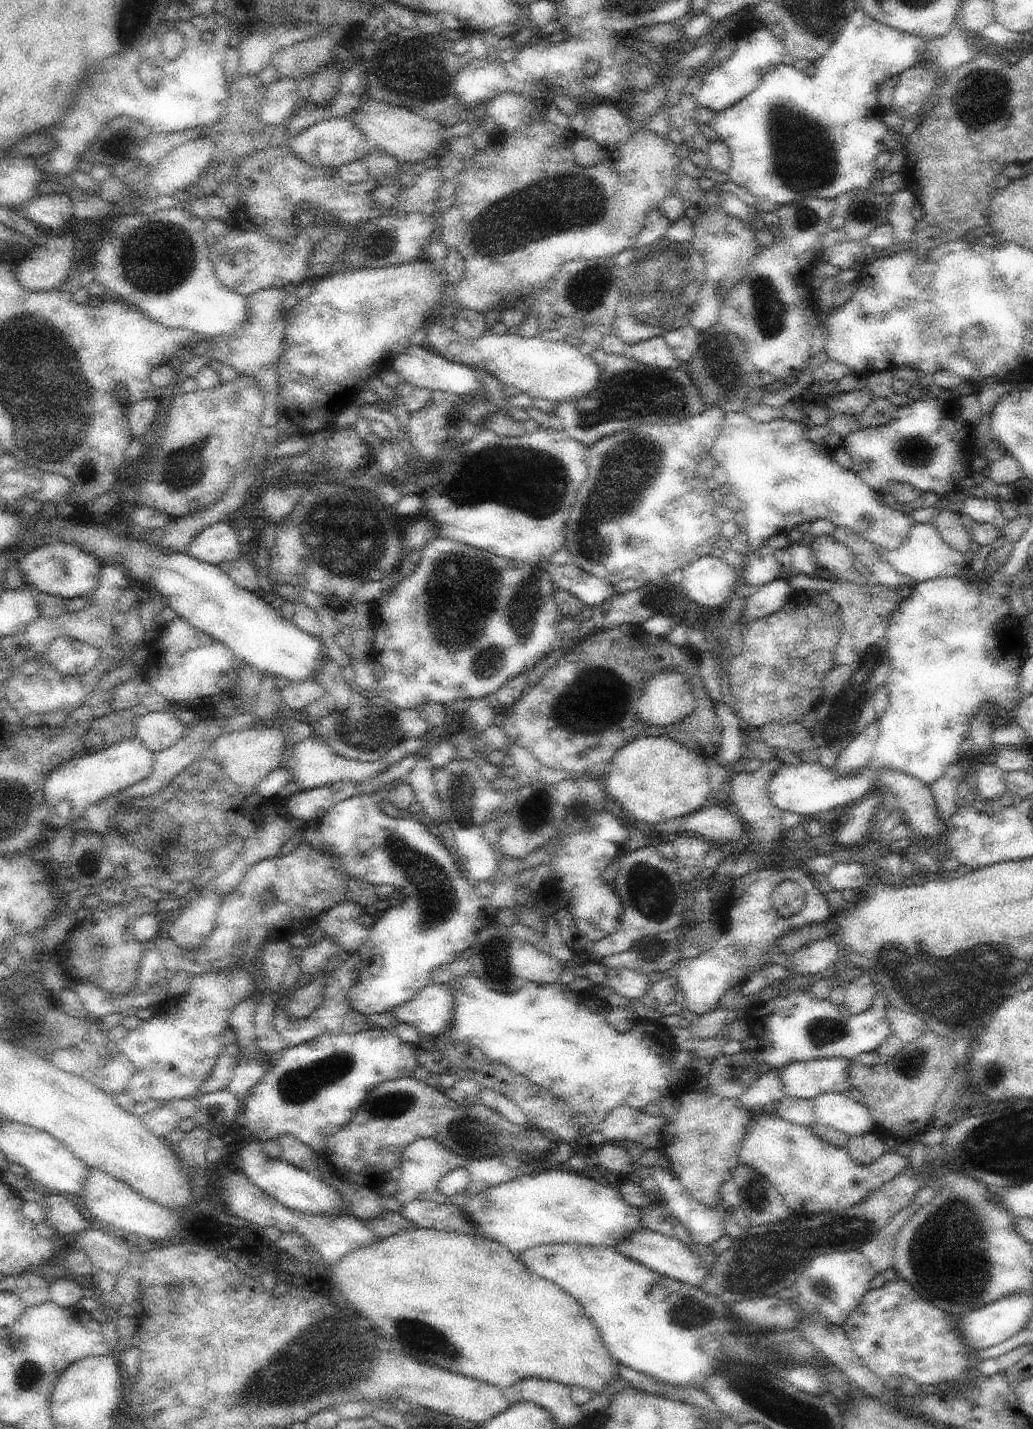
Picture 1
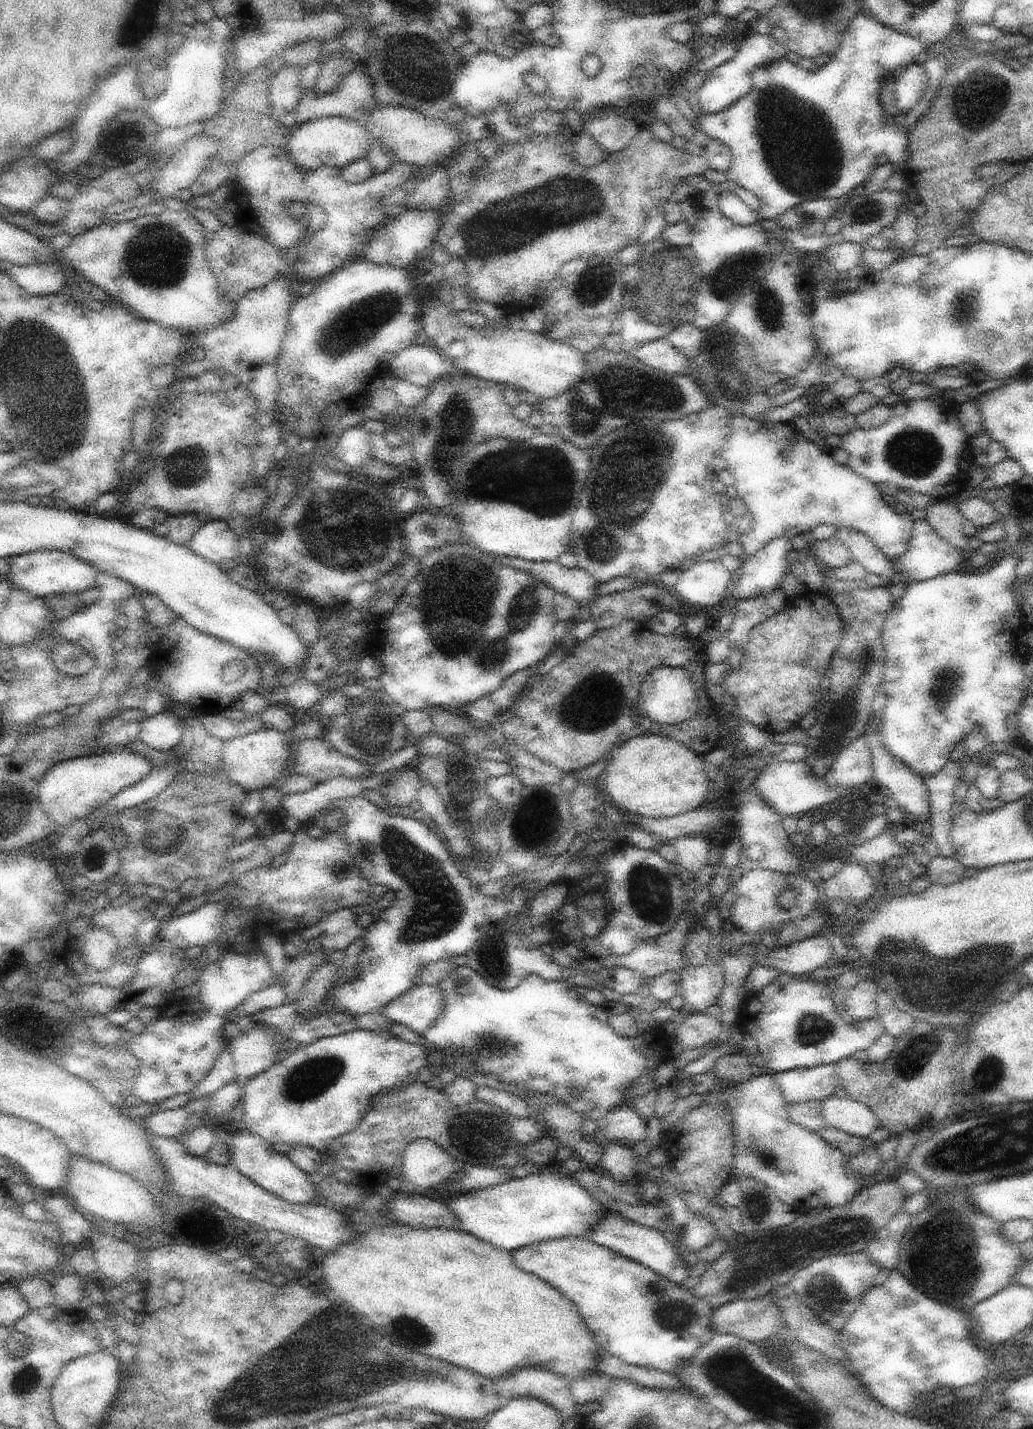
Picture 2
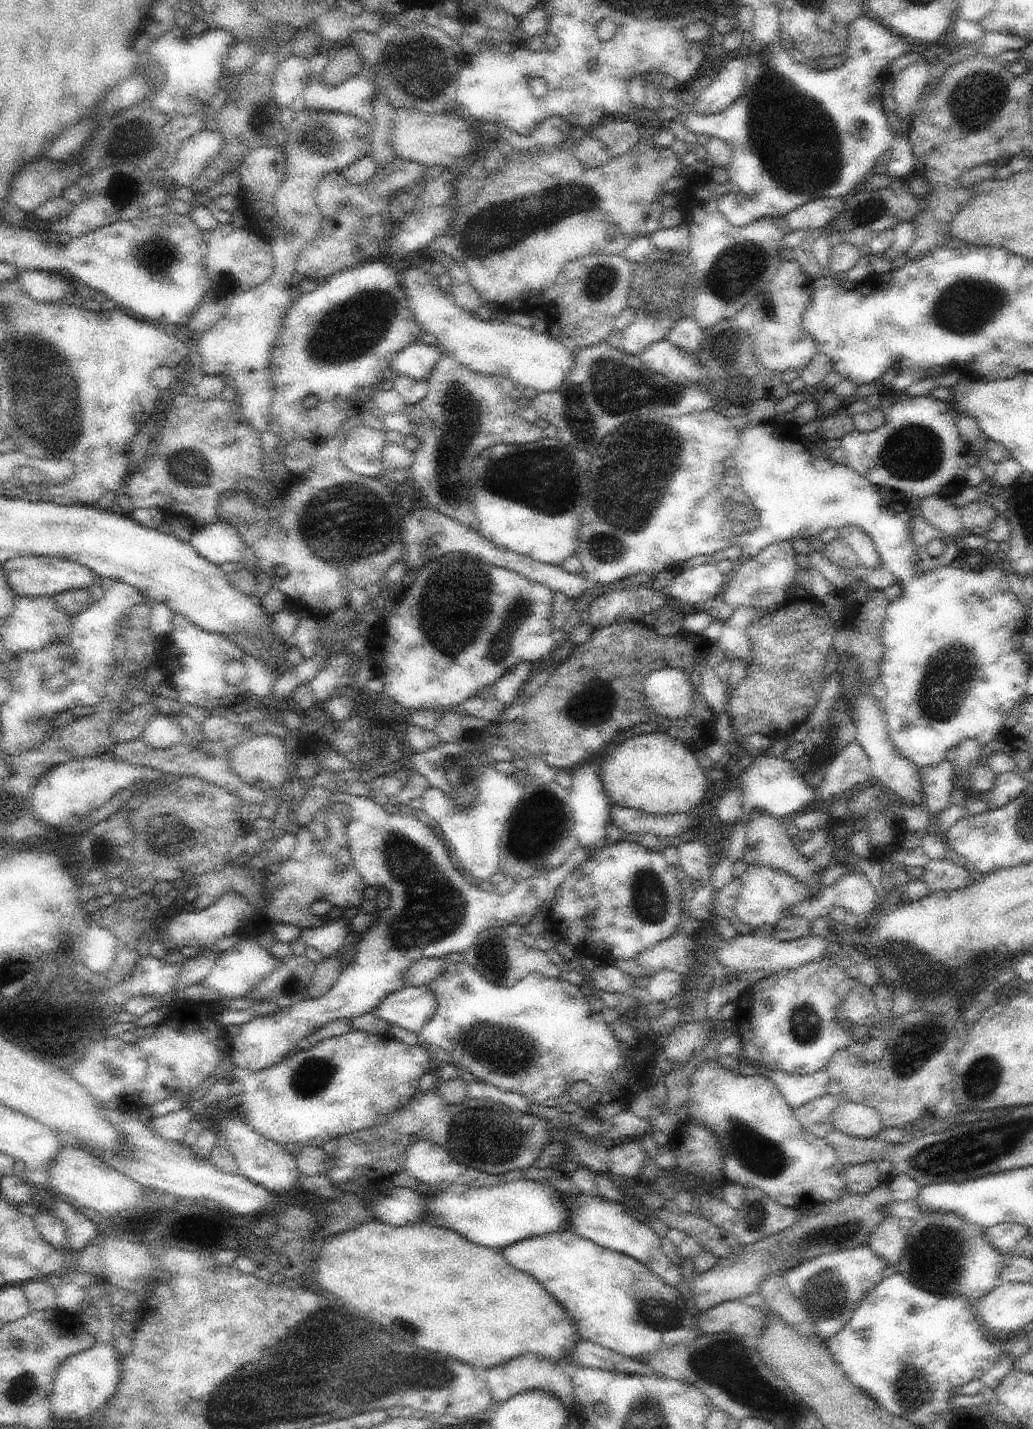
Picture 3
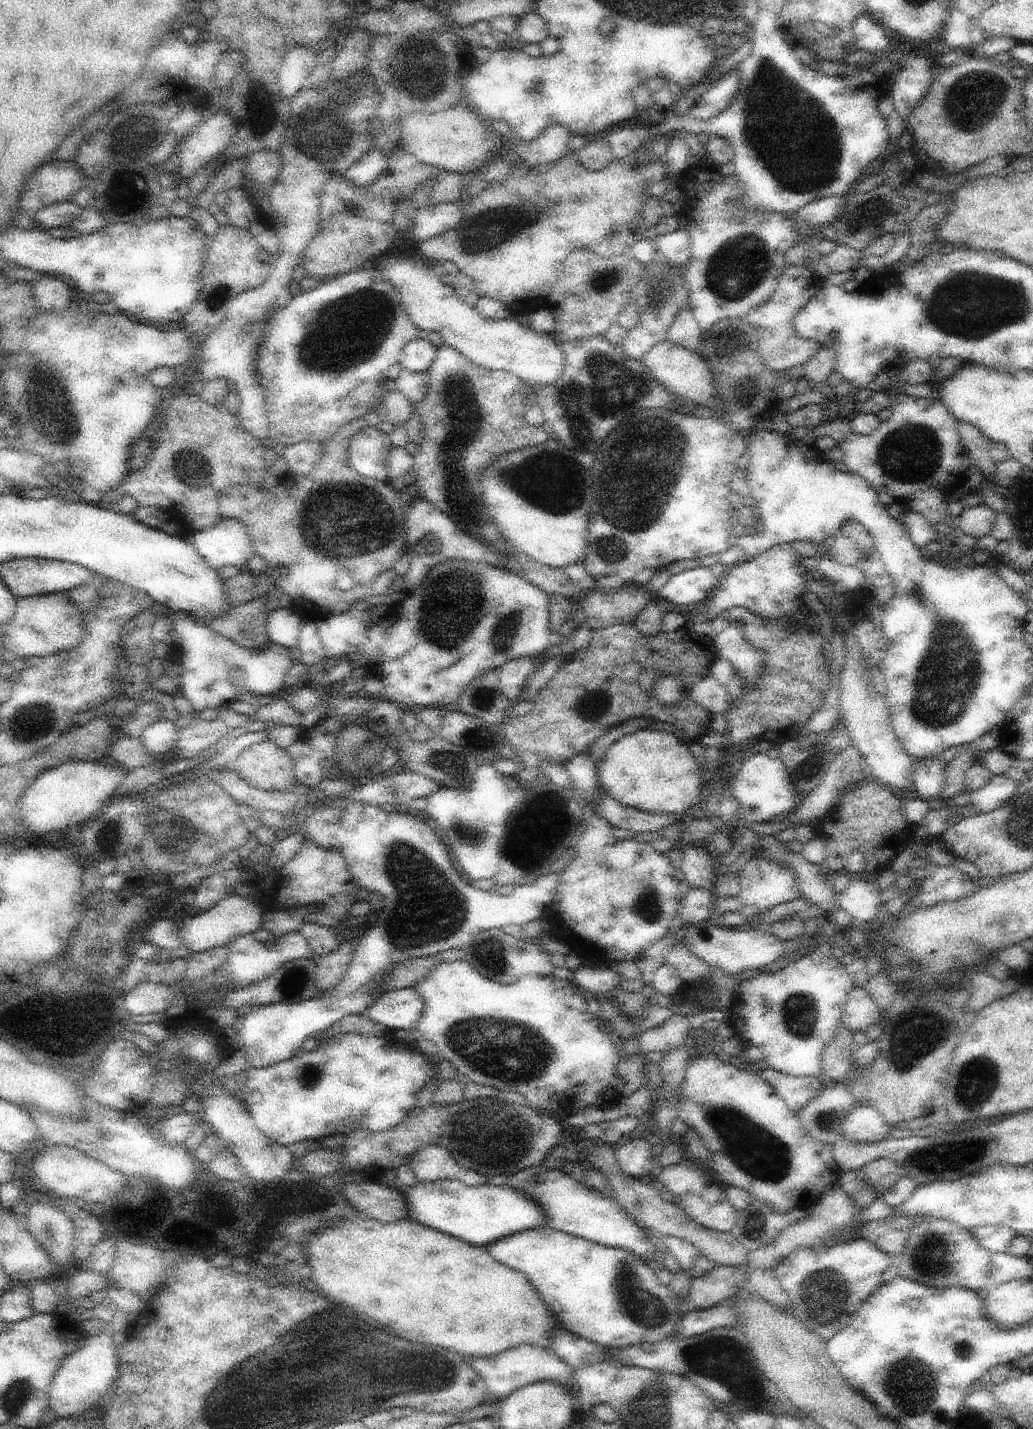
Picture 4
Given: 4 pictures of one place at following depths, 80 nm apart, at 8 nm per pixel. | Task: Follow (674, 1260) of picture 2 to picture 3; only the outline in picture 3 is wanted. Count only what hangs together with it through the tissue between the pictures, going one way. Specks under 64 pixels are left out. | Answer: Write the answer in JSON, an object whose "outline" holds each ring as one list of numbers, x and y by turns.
{"outline":[[532,1166,524,1172,524,1179,547,1181,556,1189,560,1190,563,1197,568,1204,568,1212,571,1212,571,1219,568,1219,569,1231,576,1233,578,1236,584,1237,586,1240,591,1240,594,1244,612,1249,616,1252,621,1252,639,1260,646,1268,659,1276,666,1284,676,1287,677,1283,681,1281,680,1266,674,1266,666,1257,666,1254,660,1247,662,1242,662,1235,658,1233,654,1227,638,1221,632,1215,628,1214,625,1207,620,1203,605,1199,600,1195,590,1195,580,1188,572,1181,569,1173,564,1175,556,1168,538,1168]]}

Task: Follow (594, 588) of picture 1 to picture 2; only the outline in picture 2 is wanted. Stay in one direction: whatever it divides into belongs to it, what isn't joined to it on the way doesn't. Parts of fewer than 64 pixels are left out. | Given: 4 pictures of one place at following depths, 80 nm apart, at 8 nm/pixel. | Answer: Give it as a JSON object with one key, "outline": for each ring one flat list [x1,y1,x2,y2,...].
{"outline":[[492,555,492,558,504,566,532,574,534,578,546,582,557,594,568,594,578,603,588,600,593,604,599,597,596,588,598,580,579,567,565,568,555,561,529,562,522,558,508,558,508,556]]}

